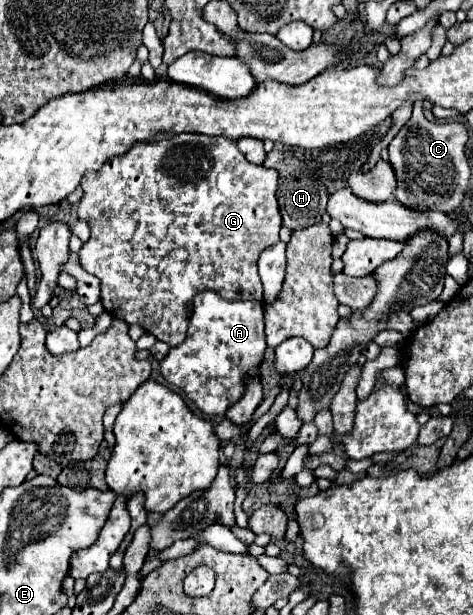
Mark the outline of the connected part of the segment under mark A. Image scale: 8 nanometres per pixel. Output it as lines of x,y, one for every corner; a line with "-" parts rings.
205,290
193,298
193,314
189,318
187,338
181,346
173,346
159,362
163,378
181,388
201,412
223,416
229,406
241,400
245,378
261,378
261,362
265,358
263,308
257,302
225,300
213,290

